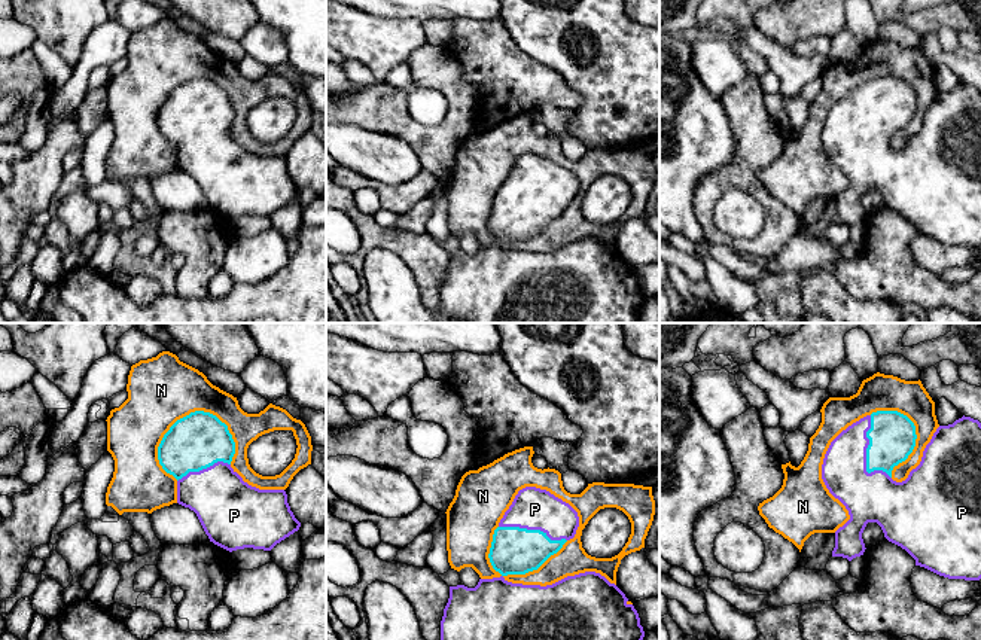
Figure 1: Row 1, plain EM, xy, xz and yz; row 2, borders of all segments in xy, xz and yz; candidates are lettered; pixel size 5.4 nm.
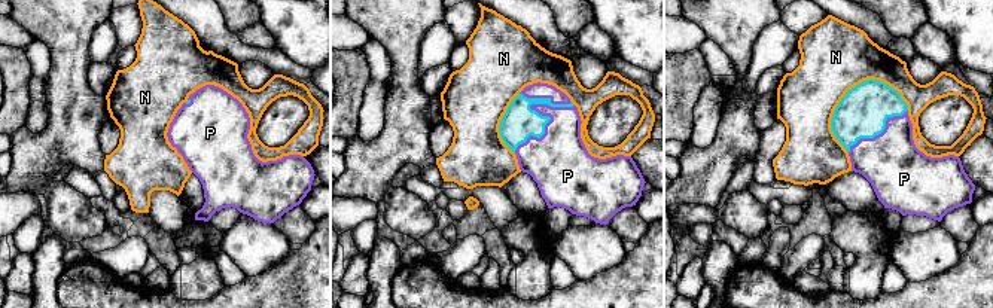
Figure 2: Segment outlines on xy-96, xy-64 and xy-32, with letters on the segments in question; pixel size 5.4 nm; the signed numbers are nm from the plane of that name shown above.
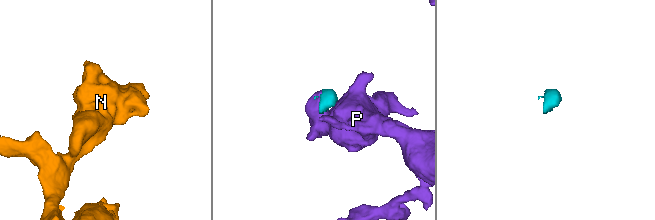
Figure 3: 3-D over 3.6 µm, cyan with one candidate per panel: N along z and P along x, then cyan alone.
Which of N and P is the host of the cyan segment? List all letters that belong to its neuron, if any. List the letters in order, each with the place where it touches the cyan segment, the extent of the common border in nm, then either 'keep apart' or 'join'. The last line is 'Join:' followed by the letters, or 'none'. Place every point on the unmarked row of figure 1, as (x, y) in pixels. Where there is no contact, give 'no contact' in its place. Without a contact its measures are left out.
N: meets cyan in xy at (167, 98); contact 440 nm long; keep apart
P: meets cyan in yz at (867, 122); contact 360 nm long; join
Join: P

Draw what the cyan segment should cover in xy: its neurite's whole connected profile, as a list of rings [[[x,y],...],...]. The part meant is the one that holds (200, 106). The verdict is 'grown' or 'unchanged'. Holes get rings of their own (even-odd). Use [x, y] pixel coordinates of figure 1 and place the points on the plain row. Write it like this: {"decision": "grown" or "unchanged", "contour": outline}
{"decision": "grown", "contour": [[[195,77],[177,86],[158,113],[162,135],[177,146],[177,170],[194,177],[210,208],[232,219],[253,214],[271,217],[299,196],[284,156],[259,156],[231,134],[235,109],[216,82]]]}

